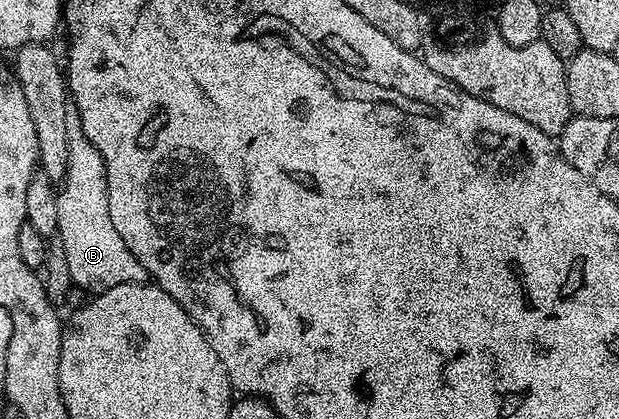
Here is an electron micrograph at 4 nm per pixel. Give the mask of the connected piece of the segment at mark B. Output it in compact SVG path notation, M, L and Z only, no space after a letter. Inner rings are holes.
M73 111L68 115L68 171L66 172L66 178L61 181L60 188L58 189L58 206L56 211L60 214L56 237L57 240L62 240L62 257L66 260L66 273L80 288L87 289L87 294L103 293L106 289L111 289L117 285L141 285L147 280L146 268L140 263L140 259L136 259L136 255L132 255L132 251L128 251L124 239L120 239L120 231L116 231L116 226L112 223L112 215L108 215L108 187L106 186L104 159L100 155L100 151L96 151L96 147L84 135L78 114Z

